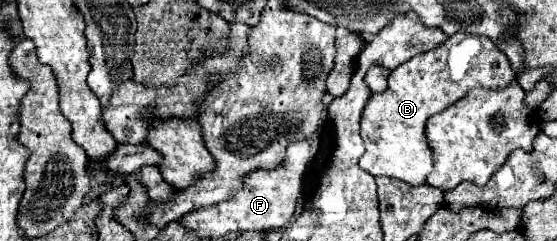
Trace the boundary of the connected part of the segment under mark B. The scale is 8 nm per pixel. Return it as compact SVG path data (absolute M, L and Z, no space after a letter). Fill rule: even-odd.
M458 32L434 50L404 62L390 72L388 88L380 94L372 94L362 110L360 136L366 152L360 158L360 168L372 176L392 176L404 180L410 186L426 184L434 166L432 152L424 136L428 118L462 100L472 88L502 90L514 82L514 78L516 72L512 70L508 58L490 38L464 32Z

